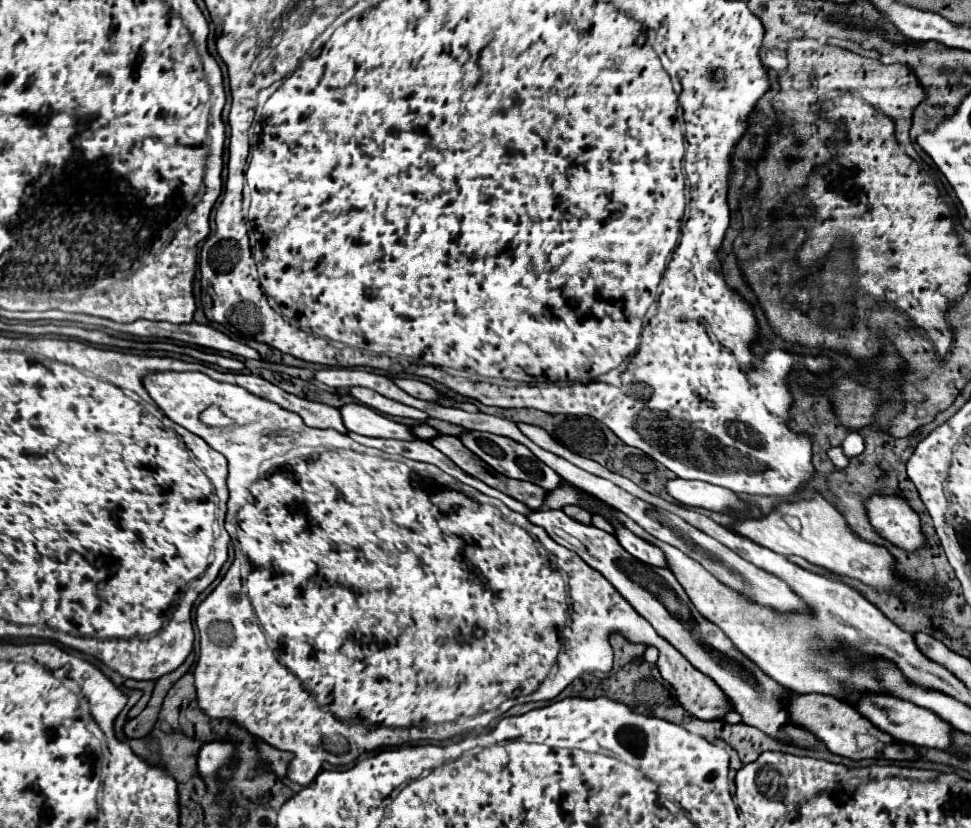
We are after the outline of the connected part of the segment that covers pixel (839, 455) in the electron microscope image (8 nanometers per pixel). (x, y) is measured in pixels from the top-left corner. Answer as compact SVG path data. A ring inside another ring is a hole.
M832 447L832 449L828 451L828 457L830 457L834 466L839 469L847 467L850 462L850 459L846 457L846 453L844 453L842 447Z

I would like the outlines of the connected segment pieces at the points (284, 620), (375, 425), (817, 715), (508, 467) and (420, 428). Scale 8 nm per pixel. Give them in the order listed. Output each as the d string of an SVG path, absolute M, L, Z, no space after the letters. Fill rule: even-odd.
M150 371L150 373L146 373L146 375L144 375L144 379L142 379L142 383L144 383L144 387L146 387L146 391L148 391L148 393L150 393L150 397L152 397L152 399L154 399L154 401L156 401L156 405L158 405L158 407L160 407L160 409L162 409L162 411L164 411L164 413L166 413L166 417L170 417L170 419L172 419L172 421L174 421L174 423L178 423L178 425L182 425L182 427L186 427L186 429L188 429L188 431L192 431L192 433L196 433L196 435L200 435L200 437L202 437L202 439L204 439L204 441L206 441L206 443L208 443L208 445L210 445L210 447L212 447L212 449L218 449L218 451L220 451L220 453L222 453L222 455L224 455L224 457L226 457L226 459L228 459L228 489L230 489L230 499L228 499L228 513L226 513L226 529L228 529L228 533L230 533L230 537L232 537L232 545L234 545L234 549L236 549L236 561L234 561L234 563L232 563L232 565L230 565L230 569L228 569L228 573L226 573L226 575L224 575L224 577L222 577L222 581L220 581L220 585L218 585L218 587L216 587L216 589L214 589L214 591L212 591L212 593L210 593L210 595L208 595L208 597L206 597L206 599L204 599L204 601L202 601L202 603L200 603L200 605L198 605L198 609L196 609L196 629L198 629L198 633L200 633L200 659L198 659L198 661L197 661L197 665L196 665L196 671L194 671L194 677L196 677L196 695L197 695L197 697L196 697L196 701L198 701L198 705L200 705L200 707L202 707L202 711L206 711L206 713L208 713L208 715L210 715L210 717L216 717L216 719L220 719L220 717L228 717L228 719L234 719L234 721L236 721L236 723L240 723L240 725L242 725L242 727L246 727L246 729L248 729L248 731L250 731L250 733L252 733L252 735L256 735L256 737L260 737L260 739L262 739L262 741L266 741L266 743L270 743L270 745L274 745L274 747L278 747L278 749L284 749L284 751L292 751L292 753L294 753L294 761L292 761L292 765L290 765L290 767L288 767L288 779L290 779L290 781L294 781L294 783L298 783L298 785L302 785L302 787L306 787L306 785L308 785L308 783L310 783L310 781L312 781L312 779L314 779L314 777L316 777L316 775L318 775L318 773L320 773L320 771L322 771L322 767L324 767L324 763L330 763L330 765L334 765L334 767L340 767L340 765L350 765L350 763L354 763L354 761L358 761L358 757L360 757L360 755L362 755L362 753L368 753L368 751L374 751L374 749L378 749L378 747L398 747L398 745L408 745L408 743L412 743L412 741L420 741L420 739L426 739L426 741L446 741L446 739L452 739L452 737L456 737L456 735L462 735L462 733L470 733L470 731L474 731L474 729L484 729L484 727L488 727L488 725L490 725L490 723L492 723L492 721L494 721L494 719L496 719L496 717L500 717L500 715L504 715L504 713L506 713L506 711L508 711L508 709L510 709L510 707L514 707L514 705L518 705L518 703L528 703L528 701L550 701L550 699L554 699L554 697L556 697L556 695L558 695L558 693L560 693L560 691L562 691L562 689L564 689L564 687L566 687L566 685L568 685L568 683L572 683L572 681L574 681L574 679L578 679L578 677L580 677L580 675L582 675L582 673L592 673L592 671L602 671L602 673L606 673L606 671L610 671L610 669L612 669L612 659L614 659L614 653L612 653L612 645L610 645L610 631L620 631L620 633L622 633L622 635L624 635L624 637L628 637L628 639L630 639L630 641L634 641L634 643L644 643L644 645L652 645L652 647L656 647L656 649L658 649L658 651L660 651L660 657L658 657L658 669L660 669L660 671L662 671L662 673L664 673L664 679L666 679L666 681L668 681L668 683L670 683L670 685L672 685L672 687L674 687L674 691L676 691L676 697L678 697L678 701L680 701L680 705L684 705L684 707L686 707L686 709L688 709L688 711L690 711L690 713L692 713L692 715L696 715L696 717L698 717L698 719L712 719L712 721L714 721L714 719L724 719L724 717L726 717L726 715L728 715L728 713L732 713L732 711L734 711L734 707L732 707L732 701L730 701L730 699L728 699L728 697L726 697L726 695L724 695L724 691L722 691L722 689L720 689L720 687L718 687L718 685L716 685L716 681L714 681L714 679L710 679L710 677L708 677L708 675L704 675L704 673L702 673L702 671L698 671L698 669L694 669L694 667L692 667L692 663L688 663L688 659L684 659L684 657L682 657L682 655L680 655L680 653L678 653L678 651L676 651L676 649L674 649L674 647L672 647L672 645L670 645L670 643L668 643L668 641L664 641L664 639L662 639L662 637L660 637L660 635L658 635L658 633L656 633L656 631L654 631L654 627L652 627L652 625L650 625L650 623L648 623L648 621L646 621L646 619L644 619L644 617L642 617L642 615L640 615L640 613L638 613L638 611L636 611L636 609L634 609L634 607L632 607L632 605L630 605L630 603L628 603L628 601L626 601L626 599L624 599L624 597L622 597L622 595L620 595L620 593L618 593L618 591L616 591L616 587L612 587L612 583L608 583L608 581L606 581L606 579L604 579L604 575L600 575L600 573L598 573L598 571L596 571L596 569L590 569L590 567L588 567L588 563L584 563L584 561L582 561L582 559L580 559L580 555L576 555L576 553L574 553L574 551L568 551L568 549L566 549L566 547L560 547L560 545L558 545L558 543L556 543L556 541L554 541L554 539L550 539L550 535L548 535L548 533L546 533L546 531L544 531L544 529L542 529L542 527L536 527L536 525L532 525L532 523L528 523L528 519L526 519L526 515L516 515L516 513L510 513L510 517L508 517L508 519L512 519L512 521L514 521L514 523L516 523L516 525L514 525L514 523L510 523L510 521L508 521L508 519L506 519L506 517L504 517L504 515L502 515L502 513L500 513L500 511L498 511L498 509L496 509L496 507L492 507L492 505L490 505L490 501L494 501L494 499L496 499L496 498L492 498L492 497L489 497L489 496L486 496L486 495L484 495L484 494L483 494L483 499L482 499L482 496L481 496L481 498L480 498L480 496L479 496L479 494L478 494L478 495L476 495L476 494L475 494L475 493L474 493L474 492L471 492L471 490L464 490L464 493L458 493L458 491L452 491L452 489L444 489L444 485L440 485L440 483L436 483L436 481L434 481L434 479L430 479L430 477L426 477L426 475L424 475L424 471L422 471L422 473L420 473L420 471L416 471L416 469L414 469L414 467L412 467L412 465L410 465L410 463L408 463L408 461L410 461L410 459L408 459L408 458L405 458L405 457L403 457L403 456L402 456L402 457L400 457L400 459L398 459L398 457L388 457L388 455L398 455L398 454L388 454L388 453L386 453L386 452L384 452L384 451L382 451L382 450L379 450L379 449L376 449L376 448L370 448L370 447L366 447L366 446L364 446L364 445L358 445L358 443L356 443L356 441L352 441L352 439L351 439L351 438L350 438L350 437L348 437L348 435L342 435L342 433L338 433L338 431L332 431L332 429L312 429L312 427L306 427L306 425L304 425L304 421L302 421L302 419L300 419L300 415L296 415L296 413L288 413L288 411L286 411L286 409L282 409L282 407L278 407L278 405L276 405L276 403L270 403L270 401L266 401L266 399L260 399L260 397L256 397L256 395L250 395L250 393L248 393L248 391L246 391L246 389L242 389L242 387L238 387L238 385L230 385L230 383L218 383L218 381L214 381L214 379L210 379L210 377L208 377L208 375L204 375L204 373L198 373L198 371L182 371L182 373L180 373L180 371L156 371L156 373L154 373L154 371ZM210 405L218 405L218 407L220 407L220 411L222 411L222 413L224 413L224 415L226 415L226 417L230 417L230 419L232 419L232 425L226 425L226 427L208 427L208 425L204 425L204 423L202 423L202 421L200 421L200 413L202 413L202 411L204 411L204 409L206 409L206 407L210 407ZM283 467L286 467L286 468L288 468L288 469L286 469L286 475L288 475L288 483L268 483L268 479L266 479L266 477L264 477L264 476L265 476L265 474L266 474L266 473L267 473L267 472L268 472L268 471L271 471L271 470L275 470L275 468L283 468ZM544 547L546 547L546 549L548 549L548 551L550 551L550 553L552 553L552 555L554 555L554 557L556 557L556 563L558 563L558 567L560 567L560 569L564 569L564 571L566 571L566 573L568 573L568 589L566 589L566 575L562 575L562 571L560 571L560 569L558 569L558 567L552 567L552 561L550 561L550 555L548 555L548 551L544 551ZM568 593L570 593L570 597L572 597L572 605L574 605L574 613L572 613L572 621L568 621L568 623L566 623L566 627L564 627L564 631L562 631L562 635L564 635L564 645L562 645L562 639L560 639L560 629L558 629L558 627L556 627L556 625L554 625L554 623L552 623L552 621L550 621L550 613L548 613L548 607L550 607L550 605L552 605L552 603L554 603L554 605L558 605L558 607L568 607ZM326 733L332 733L332 747L330 747L330 745L328 745L328 747L326 747L326 745L324 745L324 737L326 737Z
M346 403L340 407L340 415L348 431L370 435L370 437L386 437L386 439L414 439L406 425L396 423L378 411L362 405L362 403Z
M790 691L788 695L788 717L792 723L806 727L808 731L812 731L820 741L824 741L824 745L838 755L850 757L850 759L874 759L874 757L884 757L884 759L894 759L894 761L902 761L902 759L918 759L916 751L908 749L908 747L900 747L896 741L892 741L892 737L884 731L880 731L878 727L874 727L872 723L868 723L868 719L864 719L852 705L840 701L840 699L832 699L832 695L818 695L818 693L794 693Z
M464 431L458 437L474 455L478 455L480 459L484 459L494 471L512 477L512 479L522 479L522 481L532 481L540 487L544 487L546 491L554 491L560 485L560 475L556 475L556 471L552 471L546 463L540 463L540 459L536 459L536 455L532 455L532 451L528 451L528 447L520 445L520 443L512 443L512 439L504 439L502 435L488 435L482 431Z
M418 423L418 425L410 427L410 431L412 431L418 439L422 439L422 441L432 441L432 439L440 437L440 431L436 431L434 427L430 427L428 423Z

